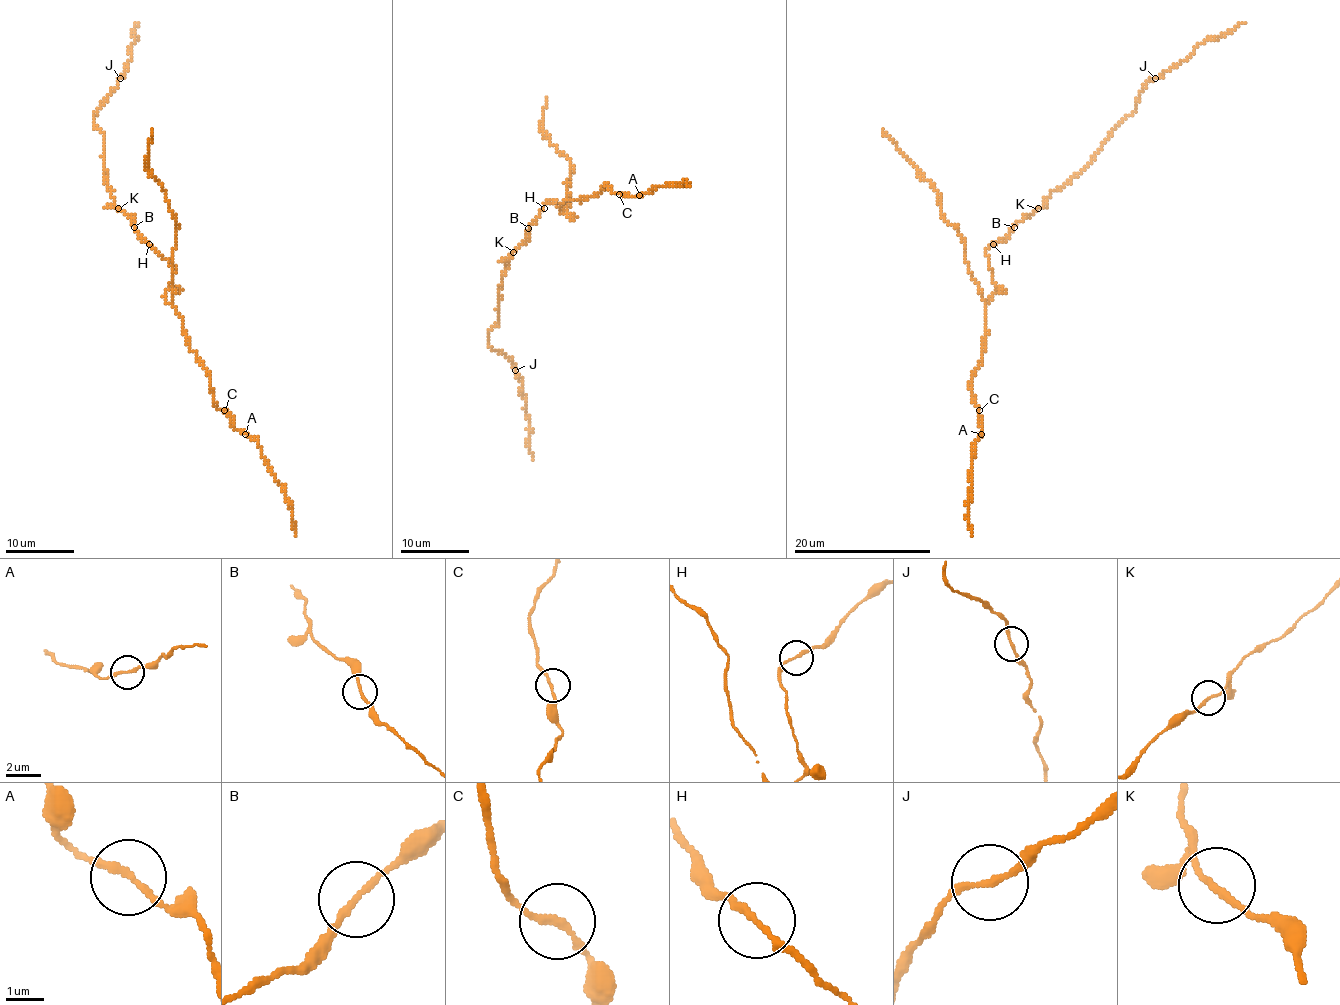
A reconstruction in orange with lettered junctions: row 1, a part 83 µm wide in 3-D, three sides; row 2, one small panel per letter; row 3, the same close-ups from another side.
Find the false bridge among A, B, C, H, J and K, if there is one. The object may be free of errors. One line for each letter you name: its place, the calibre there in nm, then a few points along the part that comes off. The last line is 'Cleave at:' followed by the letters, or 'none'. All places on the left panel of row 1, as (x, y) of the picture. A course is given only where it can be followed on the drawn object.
Cleave at: none

